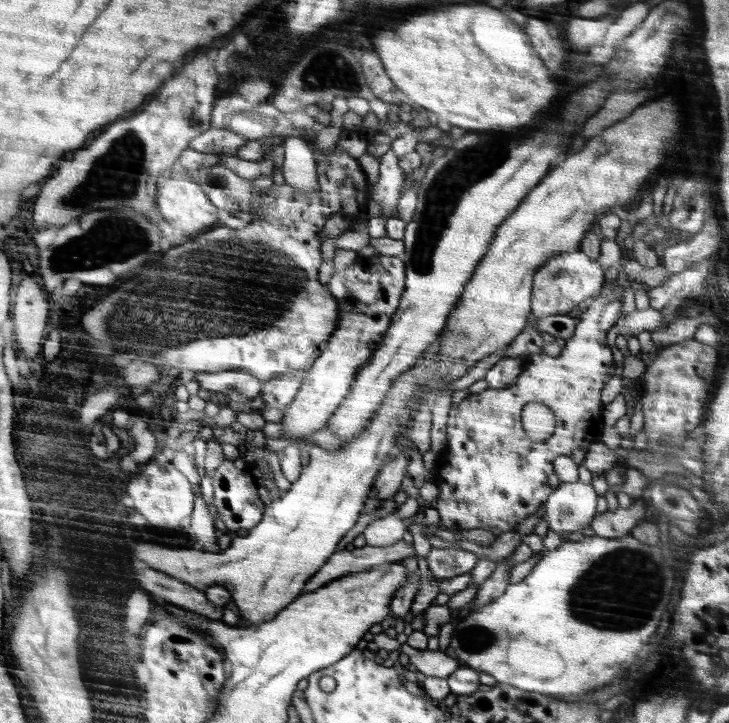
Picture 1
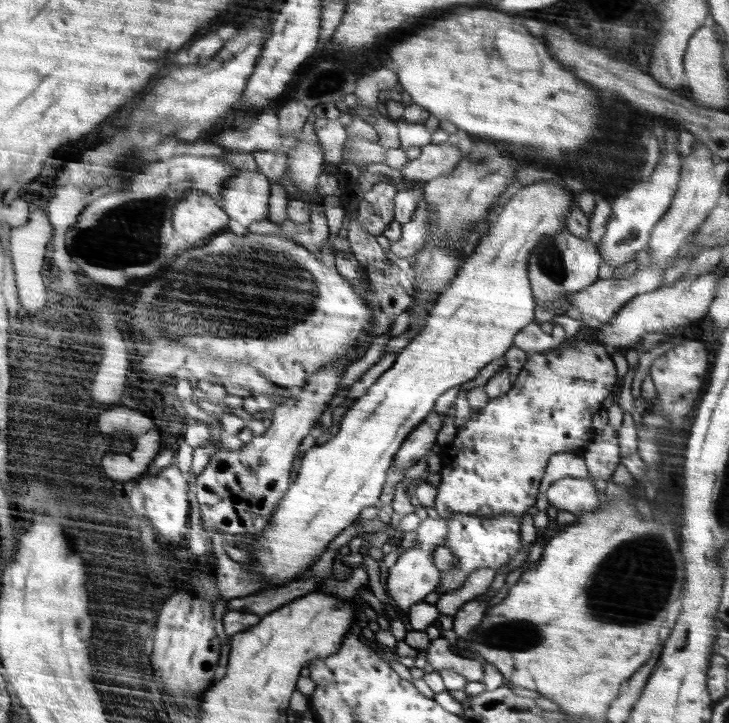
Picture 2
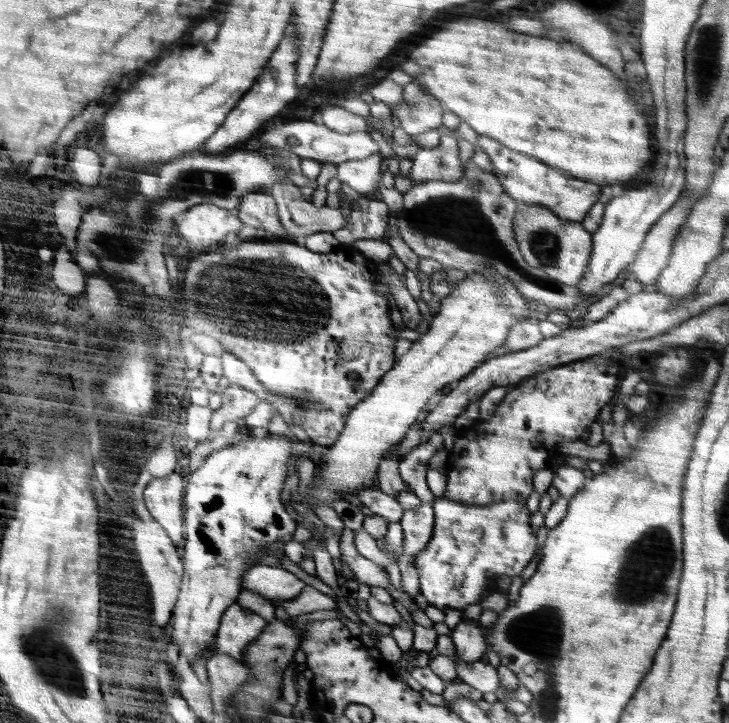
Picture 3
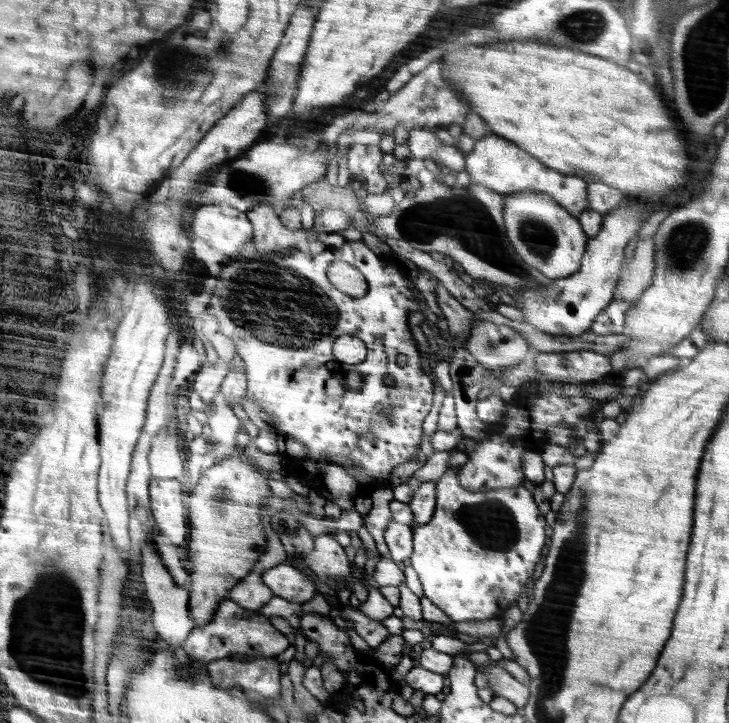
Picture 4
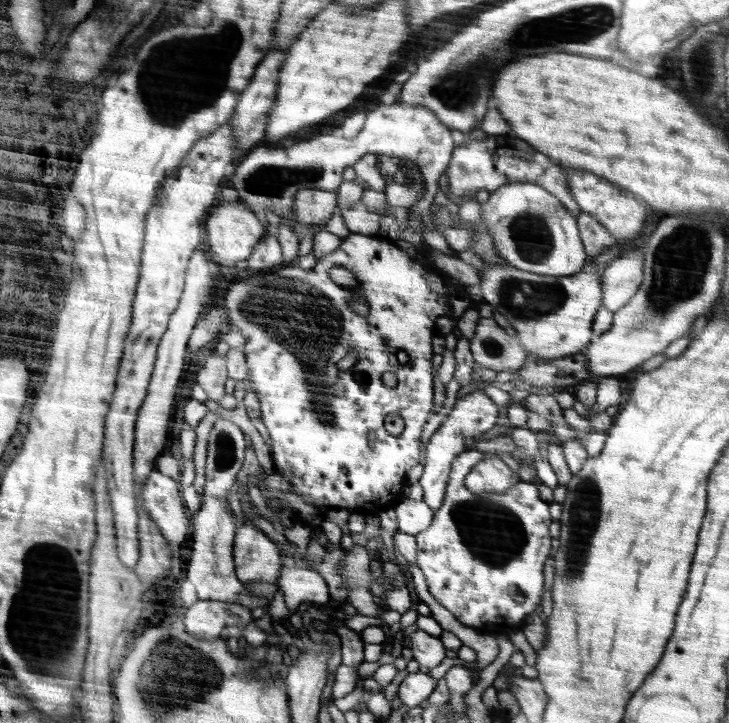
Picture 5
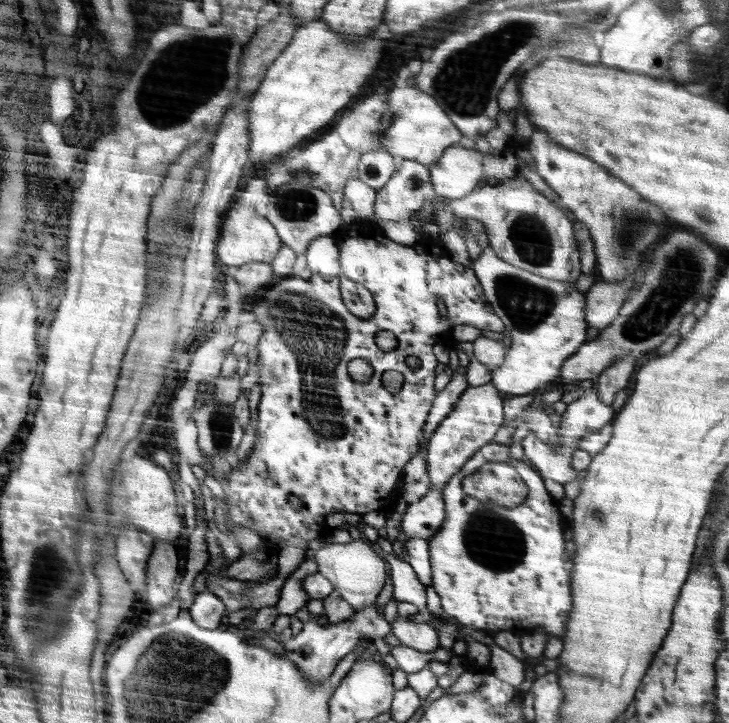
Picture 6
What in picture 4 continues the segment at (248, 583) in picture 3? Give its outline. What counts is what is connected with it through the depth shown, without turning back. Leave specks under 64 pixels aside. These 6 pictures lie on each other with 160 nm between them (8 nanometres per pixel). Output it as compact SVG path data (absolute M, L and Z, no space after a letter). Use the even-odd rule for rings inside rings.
M289 556L282 563L262 571L262 582L270 588L274 596L303 604L319 592L312 579L293 565Z

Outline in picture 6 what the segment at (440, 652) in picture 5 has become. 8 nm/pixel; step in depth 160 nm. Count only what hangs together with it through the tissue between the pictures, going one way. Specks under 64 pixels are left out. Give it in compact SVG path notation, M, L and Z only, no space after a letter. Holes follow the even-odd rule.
M398 615L392 631L402 645L411 646L420 652L432 652L440 646L434 627L426 623L416 623L408 617Z

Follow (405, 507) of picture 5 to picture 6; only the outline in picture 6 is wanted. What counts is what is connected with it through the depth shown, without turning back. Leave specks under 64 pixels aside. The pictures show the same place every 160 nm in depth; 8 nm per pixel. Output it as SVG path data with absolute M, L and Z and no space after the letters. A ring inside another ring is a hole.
M429 484L428 492L415 503L408 504L408 511L401 518L402 538L429 539L441 530L447 513L444 492Z

